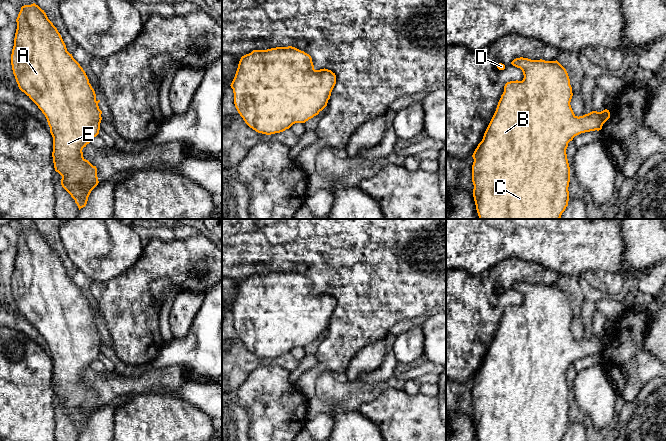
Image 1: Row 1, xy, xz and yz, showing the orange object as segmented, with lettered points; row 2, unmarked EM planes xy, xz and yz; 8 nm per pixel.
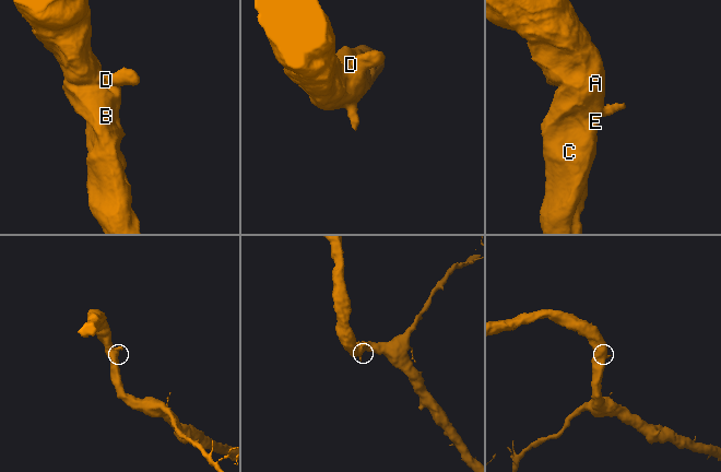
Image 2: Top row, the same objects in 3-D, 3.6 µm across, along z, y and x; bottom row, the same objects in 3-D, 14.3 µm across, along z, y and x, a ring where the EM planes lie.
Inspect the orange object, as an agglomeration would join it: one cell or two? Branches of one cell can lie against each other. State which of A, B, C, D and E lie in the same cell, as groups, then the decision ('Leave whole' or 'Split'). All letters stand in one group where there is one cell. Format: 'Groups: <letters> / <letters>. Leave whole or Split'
Groups: A B C D E. Leave whole

